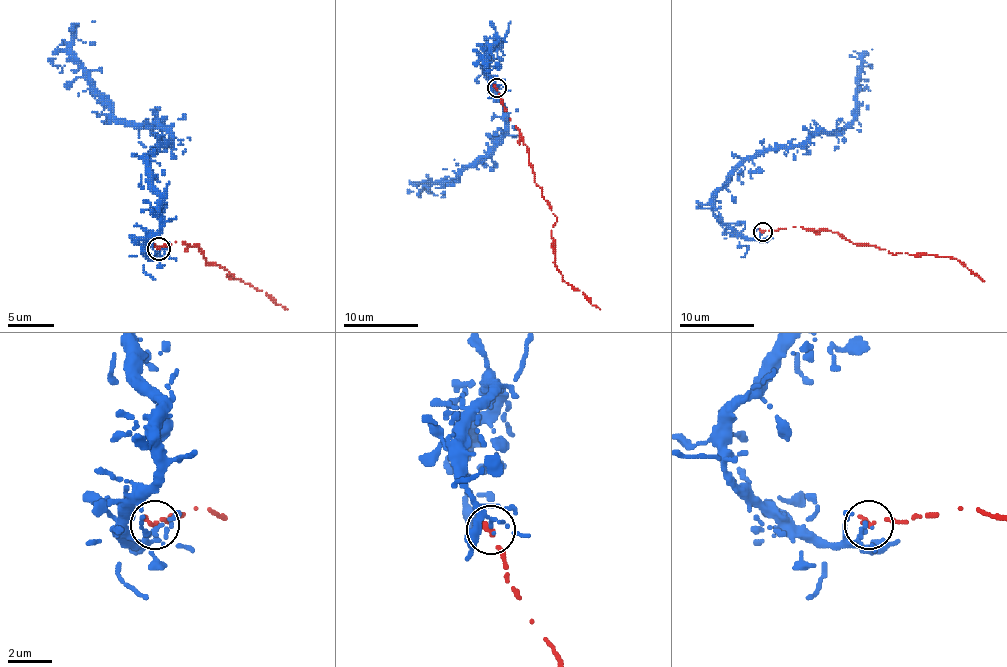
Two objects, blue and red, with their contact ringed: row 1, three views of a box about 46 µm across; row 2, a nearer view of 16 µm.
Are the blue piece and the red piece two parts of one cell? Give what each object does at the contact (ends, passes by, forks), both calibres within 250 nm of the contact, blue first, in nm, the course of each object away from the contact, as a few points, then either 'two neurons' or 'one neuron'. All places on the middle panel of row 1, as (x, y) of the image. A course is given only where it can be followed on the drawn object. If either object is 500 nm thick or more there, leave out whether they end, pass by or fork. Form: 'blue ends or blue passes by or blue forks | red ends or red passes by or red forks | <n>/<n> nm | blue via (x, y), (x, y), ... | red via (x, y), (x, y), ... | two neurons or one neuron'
blue passes by | red ends | 120/260 nm | blue via (497, 88), (488, 53), (497, 38), (486, 77), (503, 105), (504, 133), (456, 178), (426, 186), (445, 197) | red via (497, 88), (529, 156), (534, 182), (557, 217), (551, 232), (557, 270), (564, 281), (583, 292), (600, 309) | two neurons

